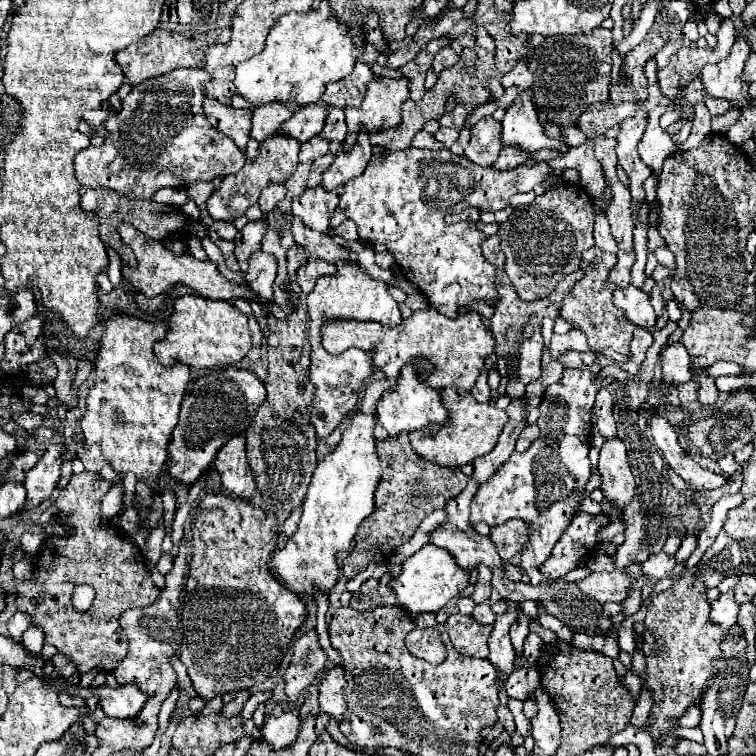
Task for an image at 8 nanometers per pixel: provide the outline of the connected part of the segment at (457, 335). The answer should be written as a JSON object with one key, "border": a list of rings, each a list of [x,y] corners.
{"border":[[[426,307],[422,311],[414,311],[394,329],[382,327],[376,321],[328,321],[322,329],[322,345],[332,355],[342,353],[348,347],[358,347],[362,351],[370,351],[374,347],[374,365],[392,379],[400,375],[400,367],[404,363],[424,355],[436,367],[434,373],[422,377],[426,385],[436,389],[458,387],[470,391],[484,367],[484,361],[494,353],[494,335],[476,311],[466,311],[456,319],[448,319],[434,307]]]}

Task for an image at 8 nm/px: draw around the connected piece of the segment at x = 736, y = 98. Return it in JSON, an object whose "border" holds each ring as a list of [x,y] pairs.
{"border":[[[738,37],[730,49],[730,55],[716,65],[706,65],[702,69],[704,91],[712,97],[720,97],[732,103],[734,109],[744,109],[754,103],[748,93],[748,83],[740,79],[742,69],[748,61],[750,47],[744,37]]]}

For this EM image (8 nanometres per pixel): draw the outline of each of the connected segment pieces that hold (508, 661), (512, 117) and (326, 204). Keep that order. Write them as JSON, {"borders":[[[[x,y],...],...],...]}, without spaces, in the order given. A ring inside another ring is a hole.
{"borders":[[[[508,601],[506,603],[506,611],[496,615],[496,621],[492,625],[492,633],[488,639],[488,647],[490,647],[490,655],[488,661],[500,671],[504,673],[504,677],[514,669],[514,649],[510,645],[510,637],[508,637],[508,629],[510,625],[516,621],[518,613],[520,613],[520,605],[516,601]]],[[[520,95],[506,111],[502,119],[502,145],[514,145],[526,151],[528,155],[544,147],[556,147],[552,139],[544,137],[544,129],[540,125],[536,107],[528,95]]],[[[324,187],[306,189],[306,193],[302,193],[300,197],[296,197],[296,201],[292,201],[292,215],[298,217],[308,229],[326,233],[330,217],[338,207],[342,193],[344,189],[334,191],[326,191]]]]}

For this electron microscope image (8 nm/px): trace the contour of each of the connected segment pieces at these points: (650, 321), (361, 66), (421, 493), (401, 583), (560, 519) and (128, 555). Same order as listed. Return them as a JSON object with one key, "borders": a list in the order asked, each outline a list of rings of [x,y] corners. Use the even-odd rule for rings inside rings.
{"borders":[[[[626,287],[614,291],[614,305],[622,307],[626,311],[626,317],[640,327],[654,327],[656,325],[656,313],[650,305],[650,297],[638,289],[638,287]]],[[[356,63],[354,71],[348,77],[326,85],[326,91],[320,99],[334,107],[360,105],[366,93],[366,83],[372,79],[374,79],[374,73],[370,71],[370,67],[366,63]]],[[[406,433],[376,439],[376,453],[382,463],[382,471],[388,471],[388,475],[380,479],[380,485],[374,493],[374,513],[360,523],[352,549],[342,561],[342,573],[348,579],[364,571],[370,561],[388,563],[392,551],[412,537],[422,519],[428,517],[432,511],[442,509],[468,483],[468,477],[460,469],[440,469],[430,461],[422,461],[410,447],[410,439]]],[[[428,543],[402,563],[402,571],[400,571],[400,575],[396,575],[390,581],[390,587],[396,591],[400,603],[404,603],[404,609],[412,617],[416,617],[414,613],[424,613],[424,611],[434,613],[434,611],[442,609],[468,583],[470,583],[470,573],[466,569],[458,567],[452,553],[448,553],[448,549],[440,549],[440,547]]],[[[586,365],[578,369],[564,369],[560,381],[552,383],[544,393],[538,419],[538,427],[542,431],[540,437],[527,451],[514,451],[494,473],[492,481],[488,485],[480,485],[476,497],[472,499],[472,523],[484,521],[490,527],[496,527],[514,517],[530,523],[530,547],[524,549],[520,565],[532,585],[550,581],[540,573],[540,565],[548,559],[552,547],[570,525],[572,515],[578,511],[584,485],[592,473],[588,461],[592,431],[590,409],[598,389],[608,387],[612,381],[612,377],[608,377],[602,385],[594,385],[594,377],[596,375],[590,373]]],[[[74,473],[54,501],[58,507],[58,521],[66,527],[66,535],[50,535],[44,539],[40,553],[32,559],[32,579],[14,579],[18,589],[18,611],[28,613],[32,617],[32,627],[44,631],[44,643],[54,645],[80,673],[88,673],[98,665],[106,671],[116,669],[124,653],[128,653],[128,641],[118,623],[120,613],[132,607],[146,607],[160,593],[150,577],[140,547],[134,545],[120,527],[102,519],[100,501],[110,487],[112,481],[104,479],[100,473]],[[78,585],[96,589],[96,597],[84,613],[76,611],[70,601],[74,587]]]]}

